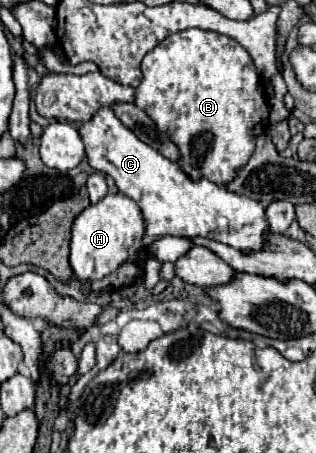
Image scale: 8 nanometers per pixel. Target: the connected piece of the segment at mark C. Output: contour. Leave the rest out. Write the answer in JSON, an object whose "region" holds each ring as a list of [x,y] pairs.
{"region":[[[100,107],[92,119],[78,127],[78,133],[86,145],[86,159],[94,171],[106,173],[114,179],[118,191],[130,197],[142,211],[146,219],[146,239],[156,239],[164,235],[174,237],[208,237],[240,251],[258,251],[264,231],[268,231],[268,221],[264,209],[258,201],[232,191],[224,191],[208,179],[192,181],[182,169],[160,155],[156,149],[148,147],[120,119],[116,119],[110,107]]]}

